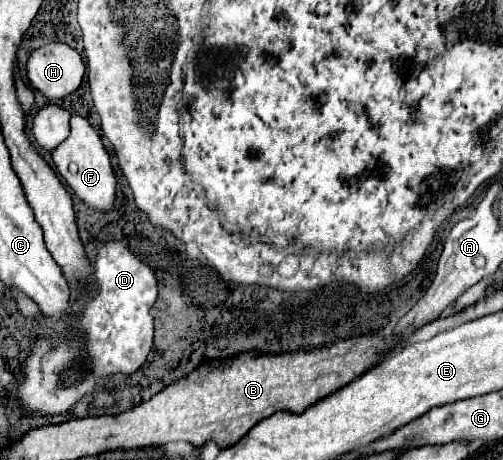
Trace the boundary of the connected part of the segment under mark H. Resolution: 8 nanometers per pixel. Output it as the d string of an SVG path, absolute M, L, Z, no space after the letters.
M51 42L35 50L27 62L31 86L49 100L61 100L75 92L85 74L85 64L77 50L63 42Z

